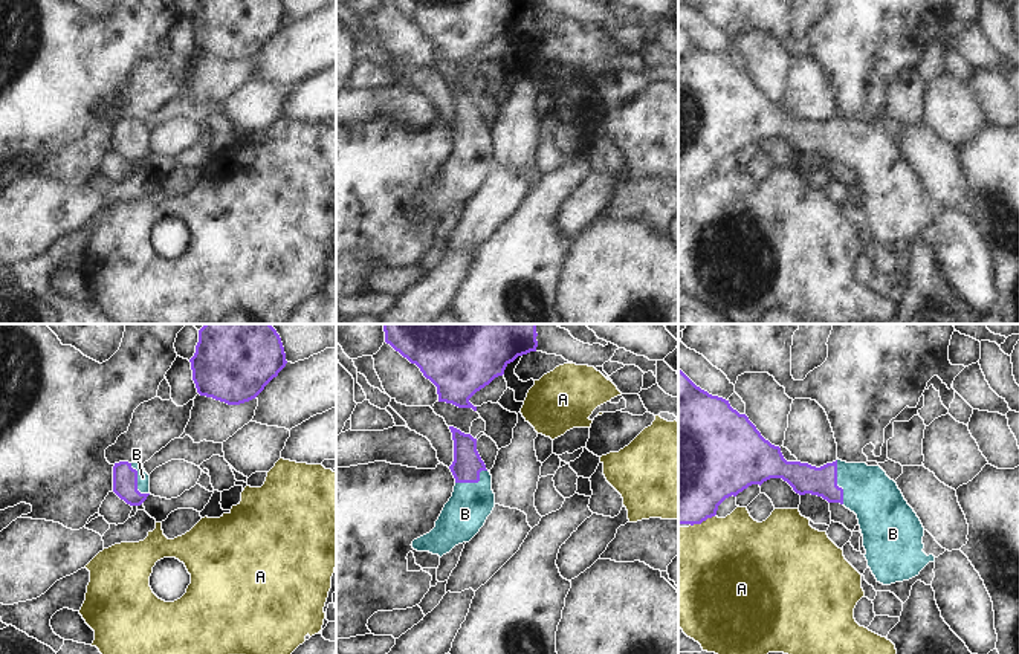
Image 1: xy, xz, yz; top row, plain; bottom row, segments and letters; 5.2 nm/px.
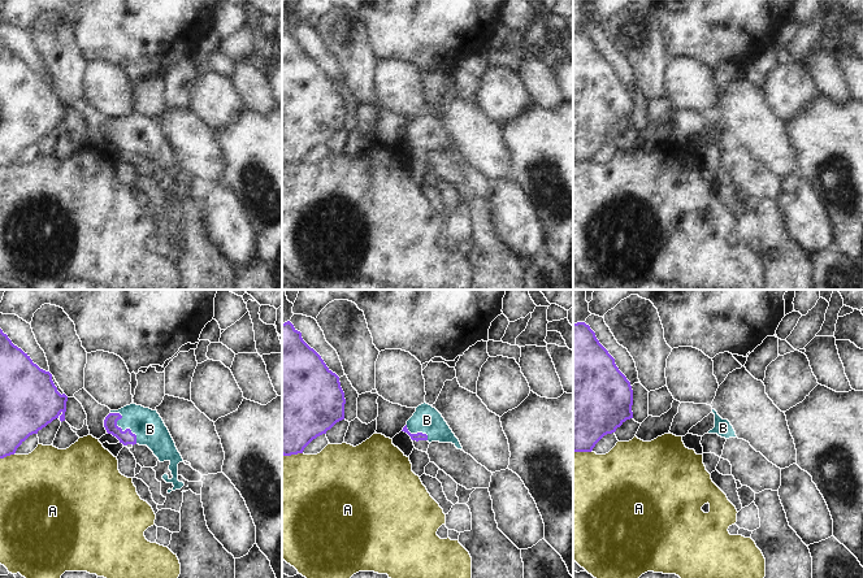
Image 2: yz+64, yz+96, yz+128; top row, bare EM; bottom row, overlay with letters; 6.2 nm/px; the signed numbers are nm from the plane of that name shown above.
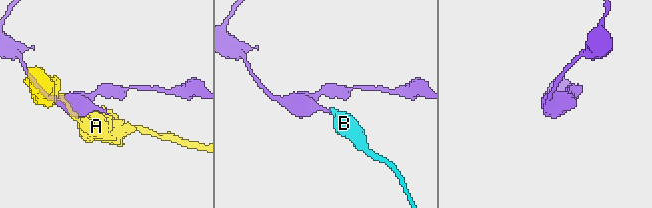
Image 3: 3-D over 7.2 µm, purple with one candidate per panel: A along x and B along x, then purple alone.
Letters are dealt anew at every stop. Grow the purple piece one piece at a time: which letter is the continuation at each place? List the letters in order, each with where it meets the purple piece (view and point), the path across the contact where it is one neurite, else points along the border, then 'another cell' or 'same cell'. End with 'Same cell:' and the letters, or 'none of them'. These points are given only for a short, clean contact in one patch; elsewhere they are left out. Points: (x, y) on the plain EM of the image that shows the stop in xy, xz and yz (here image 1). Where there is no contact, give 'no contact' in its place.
A: contact yz (701, 179); another cell
B: contact yz (836, 139); way yz (804, 136), (836, 139), (856, 142), (877, 159); same cell
Same cell: B

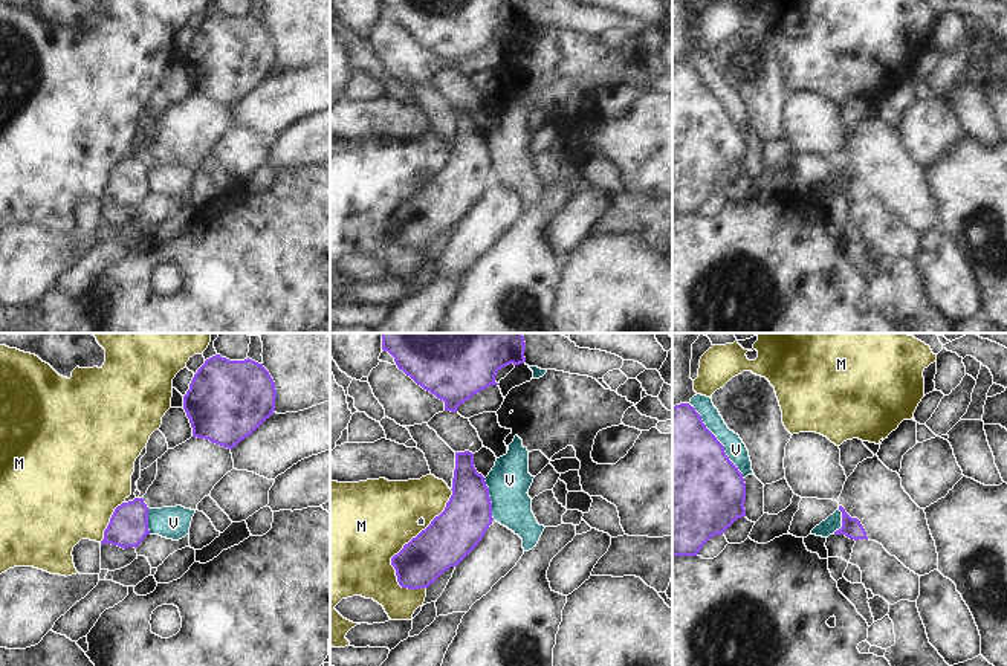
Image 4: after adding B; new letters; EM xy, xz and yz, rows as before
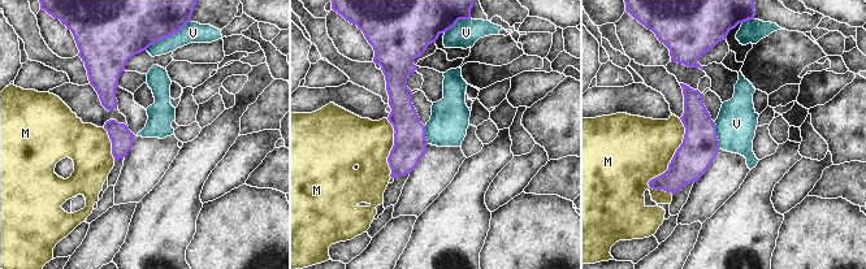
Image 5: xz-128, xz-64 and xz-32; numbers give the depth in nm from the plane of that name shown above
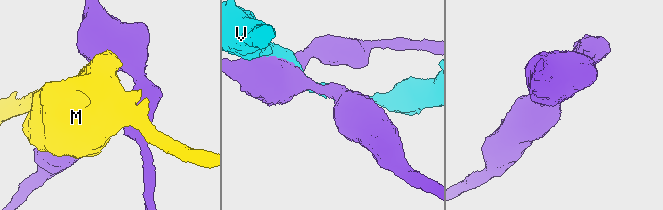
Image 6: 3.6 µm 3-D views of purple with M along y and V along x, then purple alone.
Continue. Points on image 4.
M: contact xz (413, 196); another cell
V: contact yz (717, 98); another cell
Same cell: none of them

